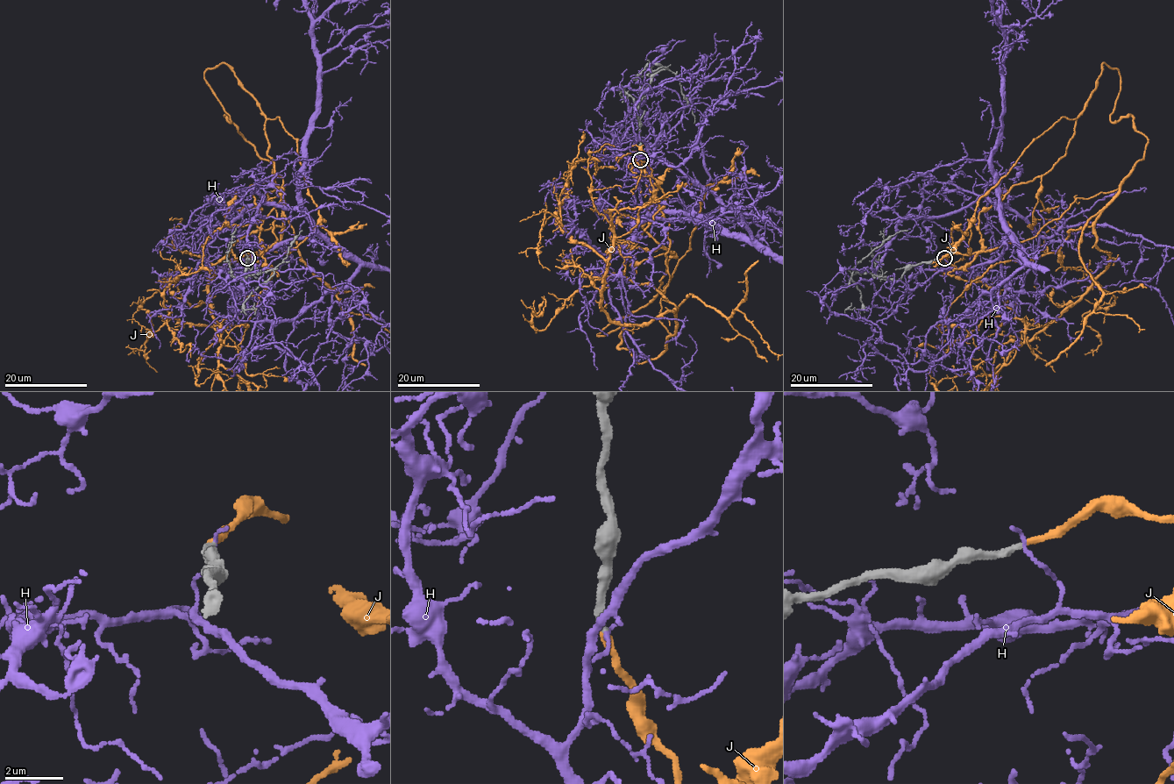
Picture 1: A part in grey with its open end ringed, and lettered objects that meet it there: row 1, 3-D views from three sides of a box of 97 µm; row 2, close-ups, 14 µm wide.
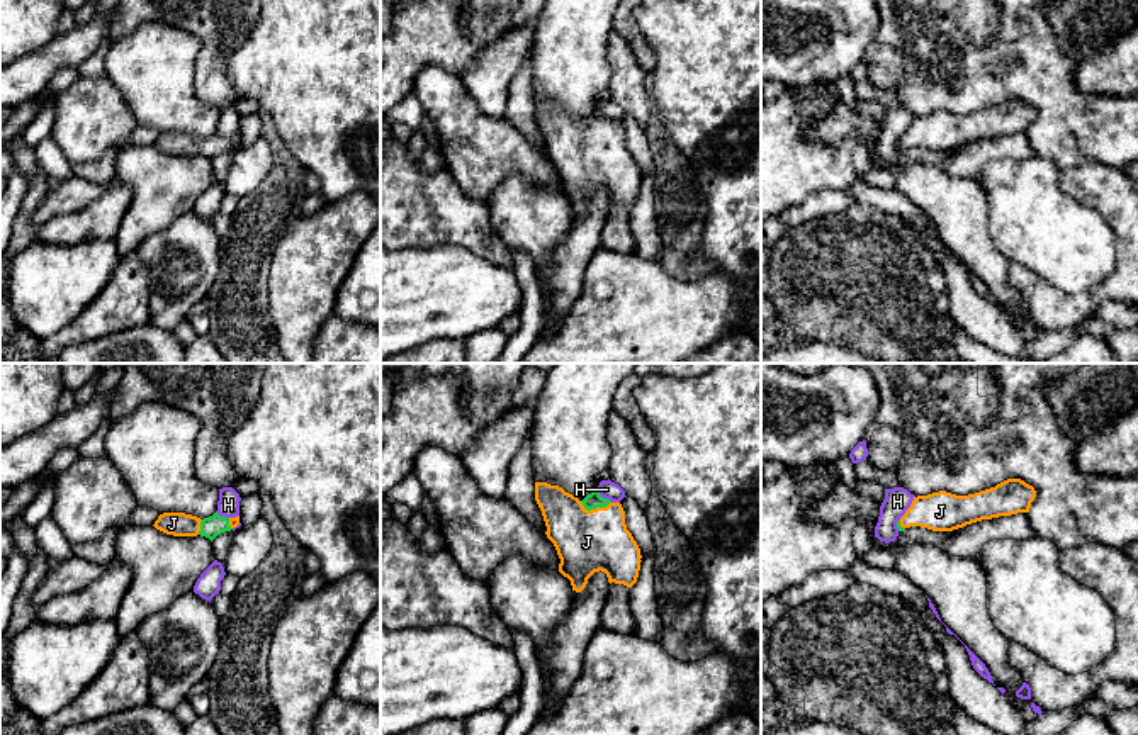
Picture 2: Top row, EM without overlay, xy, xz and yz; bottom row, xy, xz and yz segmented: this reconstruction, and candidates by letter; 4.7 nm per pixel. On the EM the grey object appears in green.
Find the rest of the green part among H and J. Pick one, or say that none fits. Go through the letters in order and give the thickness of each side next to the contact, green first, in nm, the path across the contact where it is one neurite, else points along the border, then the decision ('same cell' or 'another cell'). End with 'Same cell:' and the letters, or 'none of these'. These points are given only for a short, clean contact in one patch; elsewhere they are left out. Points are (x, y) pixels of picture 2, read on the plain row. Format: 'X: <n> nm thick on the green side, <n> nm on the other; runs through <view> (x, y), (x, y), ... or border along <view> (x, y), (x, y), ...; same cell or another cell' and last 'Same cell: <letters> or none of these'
H: 80 nm thick on the green side, 90 nm on the other; border along xz (597, 109), (612, 121); another cell
J: 80 nm thick on the green side, 300 nm on the other; runs through xz (591, 121), (595, 128), (595, 148), (586, 162); same cell
Same cell: J

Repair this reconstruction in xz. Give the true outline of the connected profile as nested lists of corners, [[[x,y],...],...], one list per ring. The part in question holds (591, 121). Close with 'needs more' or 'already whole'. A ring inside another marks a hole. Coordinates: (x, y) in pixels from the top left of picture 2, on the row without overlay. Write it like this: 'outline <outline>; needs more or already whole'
outline [[[535,102],[535,121],[542,131],[547,158],[561,178],[559,192],[571,200],[572,210],[581,212],[594,192],[605,192],[608,202],[632,207],[640,190],[640,168],[625,144],[620,122],[600,115],[598,109],[583,121],[559,105]]]; needs more

